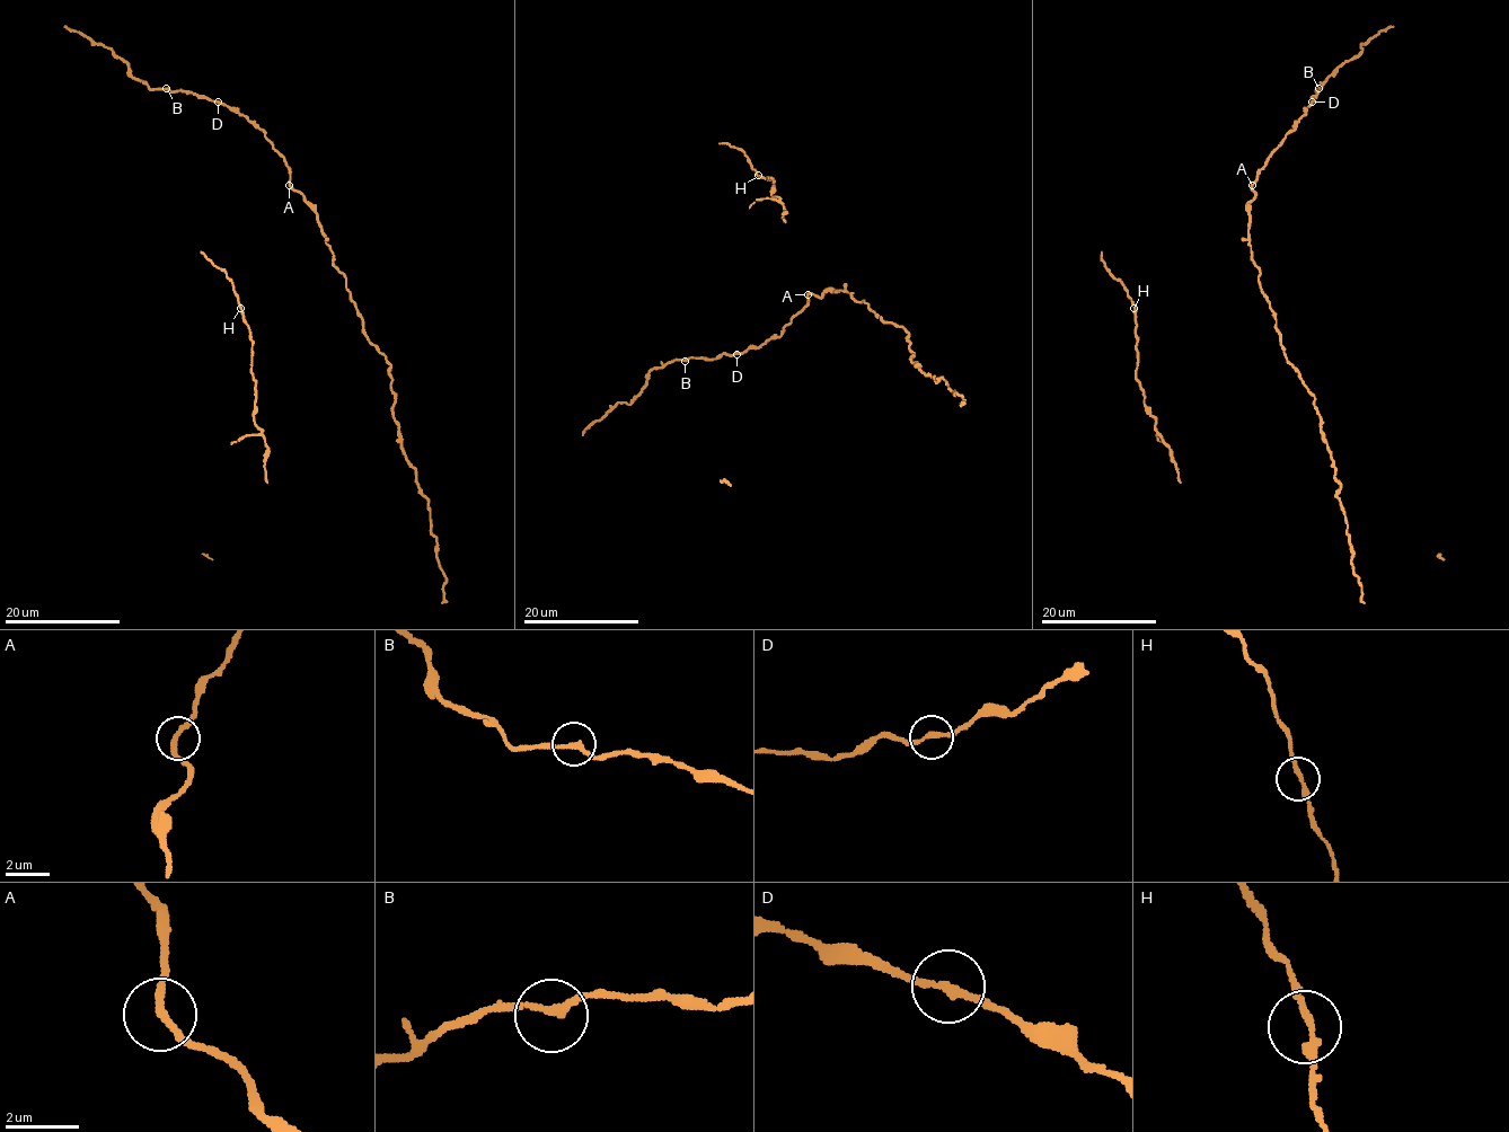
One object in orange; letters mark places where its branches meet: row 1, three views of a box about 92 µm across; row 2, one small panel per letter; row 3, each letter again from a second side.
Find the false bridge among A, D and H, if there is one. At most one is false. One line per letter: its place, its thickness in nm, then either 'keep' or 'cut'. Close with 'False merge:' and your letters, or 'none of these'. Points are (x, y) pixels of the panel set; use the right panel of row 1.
A: at (1252, 185); 200 nm thick; keep
D: at (1312, 102); 200 nm thick; keep
H: at (1134, 308); 200 nm thick; keep
False merge: none of these

